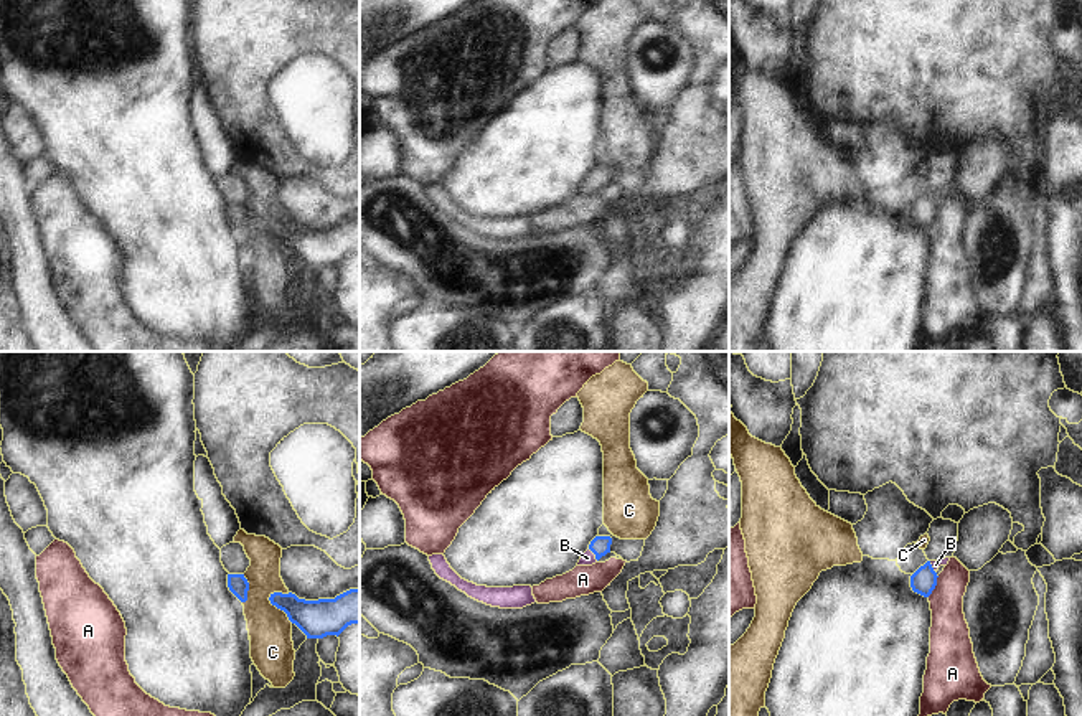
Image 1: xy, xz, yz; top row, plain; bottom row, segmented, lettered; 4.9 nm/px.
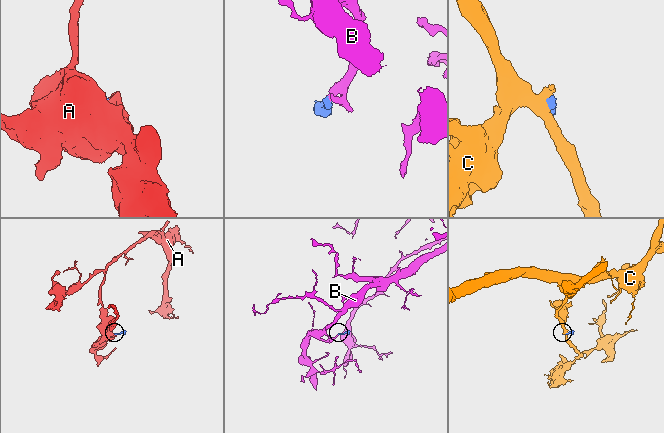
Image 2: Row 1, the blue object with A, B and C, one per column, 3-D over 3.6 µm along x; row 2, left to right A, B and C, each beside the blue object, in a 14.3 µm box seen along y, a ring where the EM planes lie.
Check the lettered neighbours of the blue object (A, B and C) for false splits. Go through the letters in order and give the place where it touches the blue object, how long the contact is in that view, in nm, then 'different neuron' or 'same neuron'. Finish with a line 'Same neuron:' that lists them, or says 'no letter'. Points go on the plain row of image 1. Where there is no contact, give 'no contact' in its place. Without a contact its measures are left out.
A: meets blue in yz at (934, 216); contact 120 nm long; different neuron
B: meets blue in xz at (594, 183); contact 80 nm long; same neuron
C: meets blue in xy at (277, 238); contact 190 nm long; different neuron
Same neuron: B

